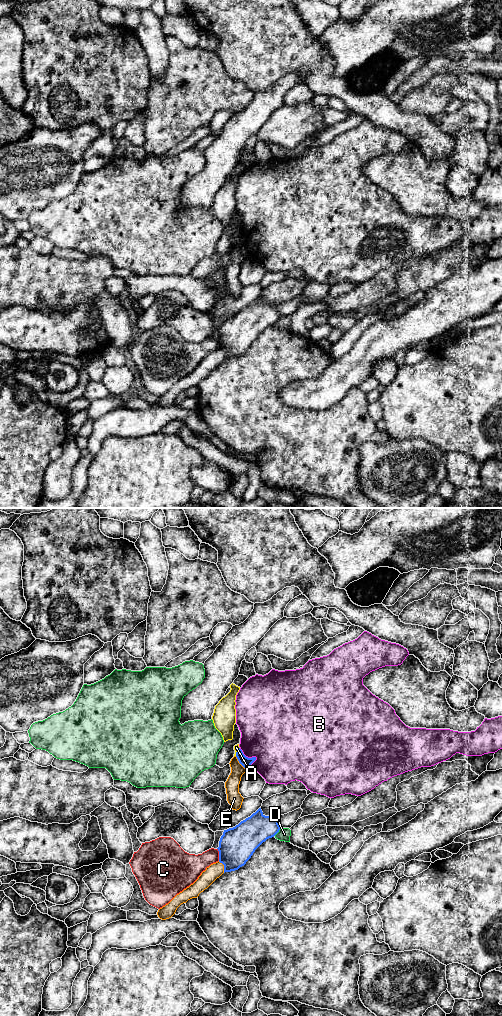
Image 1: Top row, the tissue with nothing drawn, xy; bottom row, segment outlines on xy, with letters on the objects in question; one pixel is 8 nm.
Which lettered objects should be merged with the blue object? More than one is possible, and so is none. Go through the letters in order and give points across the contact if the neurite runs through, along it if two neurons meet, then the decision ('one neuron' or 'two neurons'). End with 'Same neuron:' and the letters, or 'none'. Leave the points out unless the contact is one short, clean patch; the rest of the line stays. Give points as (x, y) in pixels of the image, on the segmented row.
A: along xy (239, 747), (235, 755) | two neurons
B: two neurons
C: two neurons
D: two neurons
E: two neurons
Same neuron: none

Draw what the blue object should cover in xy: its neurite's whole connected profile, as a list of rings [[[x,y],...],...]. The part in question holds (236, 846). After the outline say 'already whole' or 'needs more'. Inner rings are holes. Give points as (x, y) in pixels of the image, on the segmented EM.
[[[261,808],[235,827],[224,830],[217,848],[224,873],[244,866],[255,850],[279,830],[278,818],[265,816]]]; already whole

